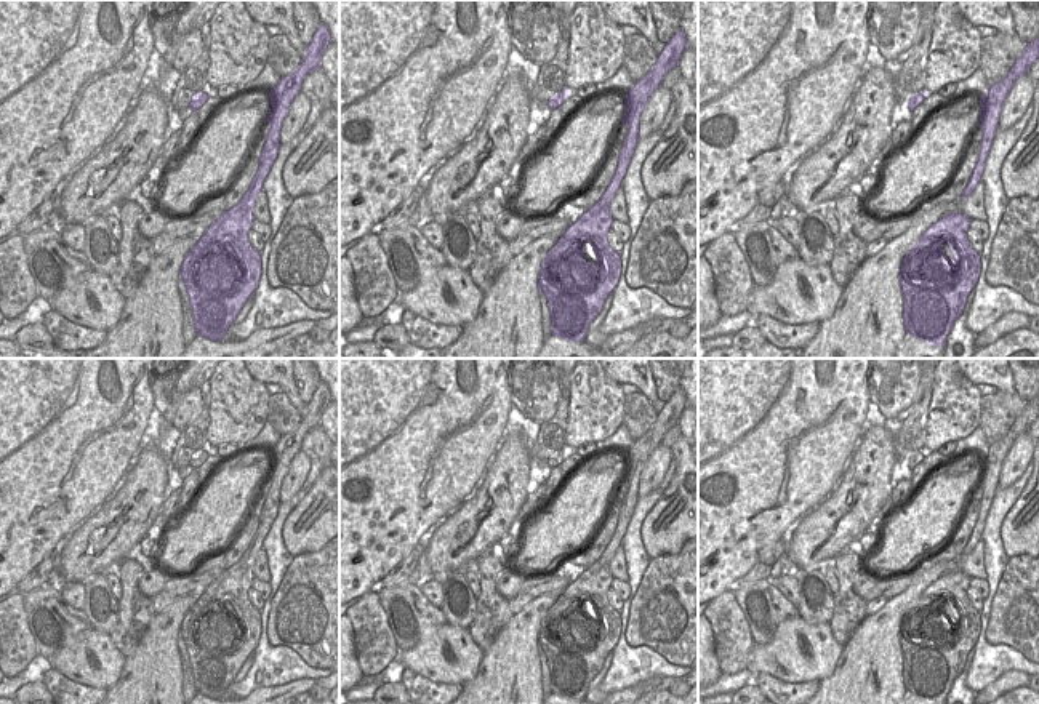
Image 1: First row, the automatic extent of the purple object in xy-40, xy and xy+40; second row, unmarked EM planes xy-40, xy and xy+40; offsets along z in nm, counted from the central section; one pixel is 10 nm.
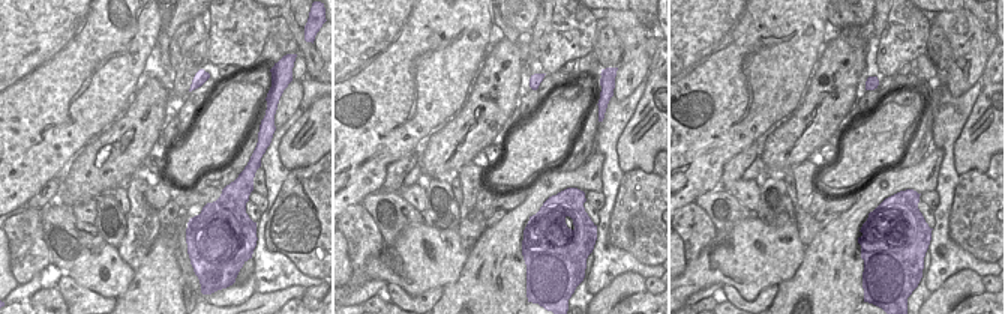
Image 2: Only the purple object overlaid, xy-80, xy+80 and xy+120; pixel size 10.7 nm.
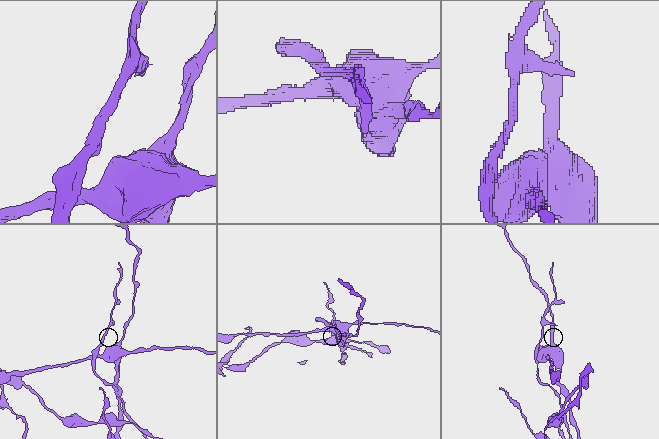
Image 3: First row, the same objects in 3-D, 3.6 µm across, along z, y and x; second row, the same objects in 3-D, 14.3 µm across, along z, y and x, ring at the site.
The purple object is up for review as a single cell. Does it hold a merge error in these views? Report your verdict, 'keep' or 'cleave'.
cleave

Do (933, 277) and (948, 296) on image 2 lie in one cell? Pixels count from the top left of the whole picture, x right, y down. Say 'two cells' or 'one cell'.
two cells

